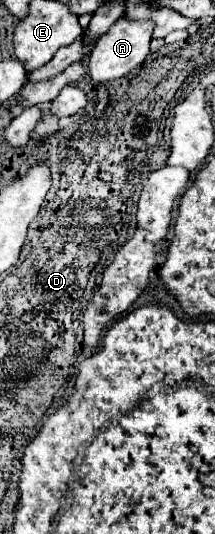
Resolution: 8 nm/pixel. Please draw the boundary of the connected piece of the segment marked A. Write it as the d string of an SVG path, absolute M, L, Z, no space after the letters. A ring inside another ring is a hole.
M126 17L118 19L114 27L106 35L102 35L88 59L90 65L90 77L96 81L112 81L118 77L124 77L134 67L138 67L144 61L144 55L150 53L150 39L152 39L154 25L150 21L130 21Z

